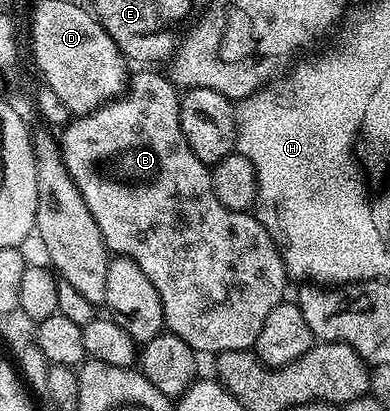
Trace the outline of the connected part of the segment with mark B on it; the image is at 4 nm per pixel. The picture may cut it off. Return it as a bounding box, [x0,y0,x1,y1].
[60,70,288,356]

